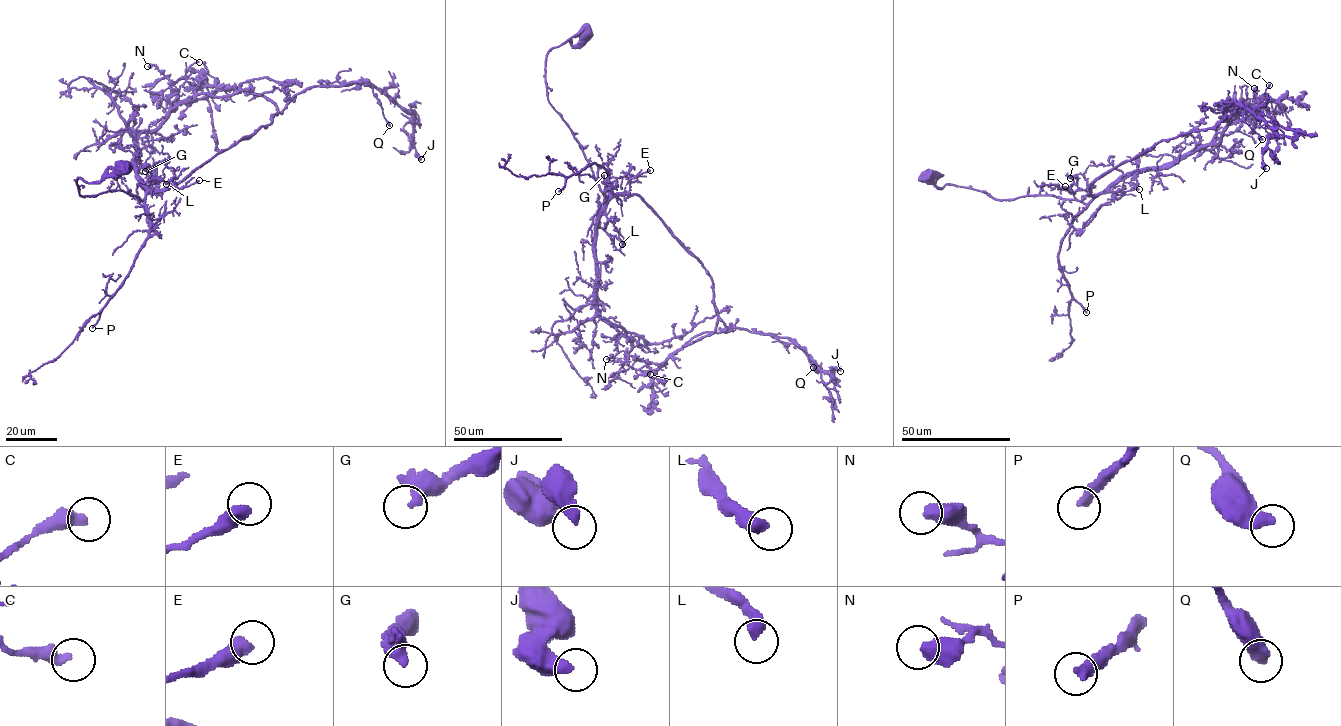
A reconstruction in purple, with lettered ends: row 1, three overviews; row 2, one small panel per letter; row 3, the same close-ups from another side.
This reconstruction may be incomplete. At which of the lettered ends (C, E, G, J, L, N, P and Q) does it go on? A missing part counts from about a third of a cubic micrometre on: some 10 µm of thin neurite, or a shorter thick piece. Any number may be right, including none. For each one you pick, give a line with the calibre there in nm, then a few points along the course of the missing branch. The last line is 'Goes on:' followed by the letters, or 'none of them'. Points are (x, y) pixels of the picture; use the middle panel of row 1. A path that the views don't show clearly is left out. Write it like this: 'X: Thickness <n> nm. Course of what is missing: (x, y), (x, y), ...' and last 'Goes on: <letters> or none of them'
G: Thickness 440 nm. Course of what is missing: (604, 175), (606, 163), (615, 153), (642, 136)
P: Thickness 360 nm
Goes on: G, P

